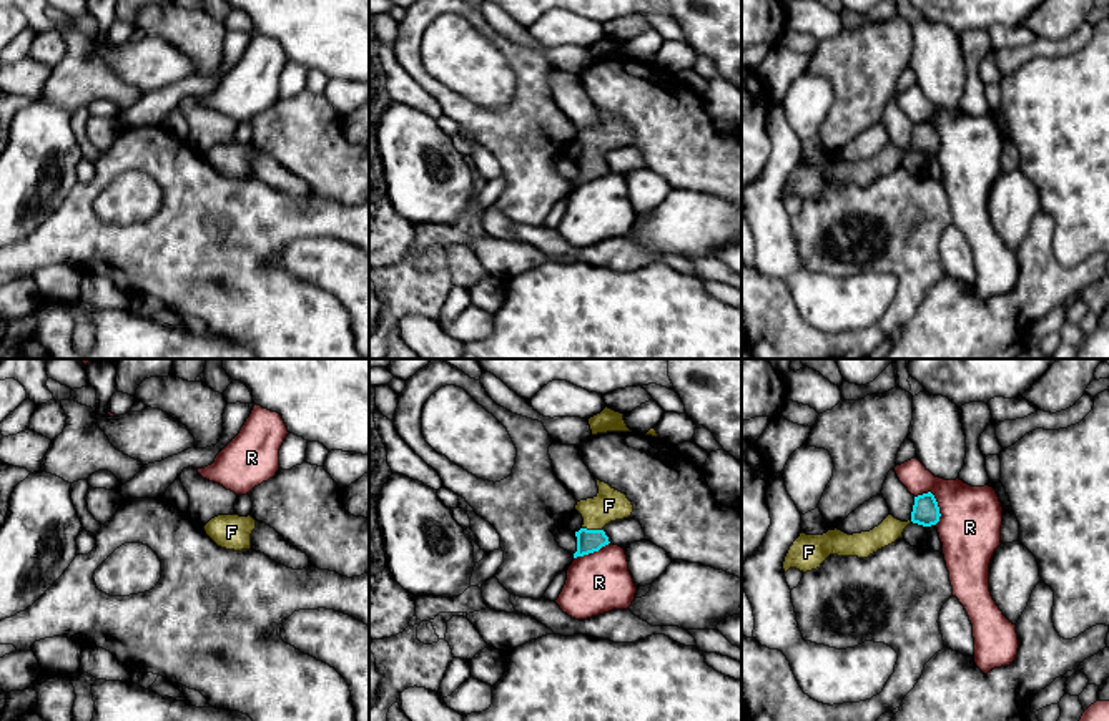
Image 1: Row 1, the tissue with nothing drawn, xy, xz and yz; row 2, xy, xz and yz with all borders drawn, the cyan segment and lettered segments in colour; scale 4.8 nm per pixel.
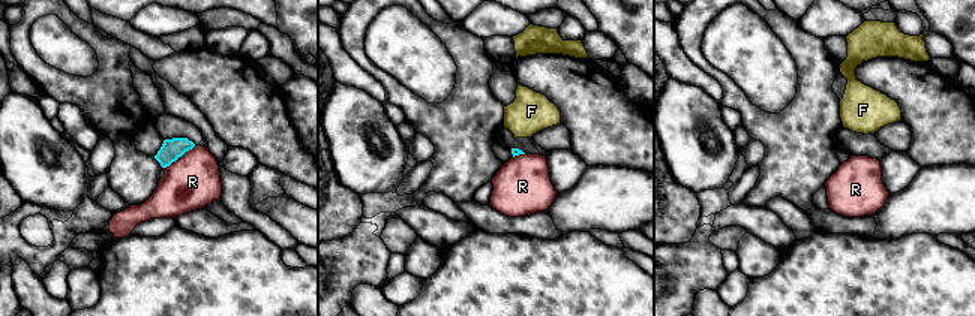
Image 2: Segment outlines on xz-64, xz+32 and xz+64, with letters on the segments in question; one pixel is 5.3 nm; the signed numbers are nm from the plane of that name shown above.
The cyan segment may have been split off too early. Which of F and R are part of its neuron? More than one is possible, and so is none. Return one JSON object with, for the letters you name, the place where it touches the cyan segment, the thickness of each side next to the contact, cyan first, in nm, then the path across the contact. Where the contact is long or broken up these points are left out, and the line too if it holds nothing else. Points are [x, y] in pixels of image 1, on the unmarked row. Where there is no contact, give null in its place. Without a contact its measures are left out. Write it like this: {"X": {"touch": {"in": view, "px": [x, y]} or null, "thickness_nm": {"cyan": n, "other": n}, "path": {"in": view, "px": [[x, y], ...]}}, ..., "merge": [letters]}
{"F": {"touch": {"in": "xz", "px": [592, 158]}, "thickness_nm": {"cyan": 110, "other": 160}, "path": {"in": "xz", "px": [[587, 168], [592, 158], [594, 148], [609, 133]]}}, "merge": ["F"]}

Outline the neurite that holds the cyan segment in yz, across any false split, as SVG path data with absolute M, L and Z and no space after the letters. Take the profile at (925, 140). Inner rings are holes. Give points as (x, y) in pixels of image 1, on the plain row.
M931 120L914 125L914 133L911 140L913 151L931 154L939 150L939 145L939 135Z

